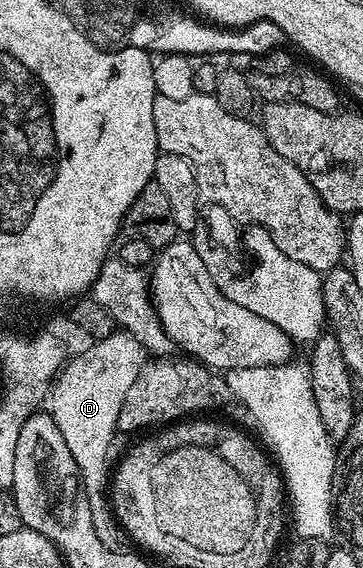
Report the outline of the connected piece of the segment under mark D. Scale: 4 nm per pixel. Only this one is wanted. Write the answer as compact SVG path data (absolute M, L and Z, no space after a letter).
M114 330L107 338L94 339L81 351L85 350L78 356L76 353L57 373L57 379L47 393L47 411L53 424L59 426L59 434L63 434L67 450L71 450L71 458L75 458L77 474L82 478L85 497L91 506L91 522L95 526L95 534L99 534L99 542L103 542L103 546L112 552L128 552L130 541L107 495L111 484L109 451L113 448L113 436L118 435L117 423L123 398L127 398L131 382L139 378L139 370L143 370L147 353L126 330Z

